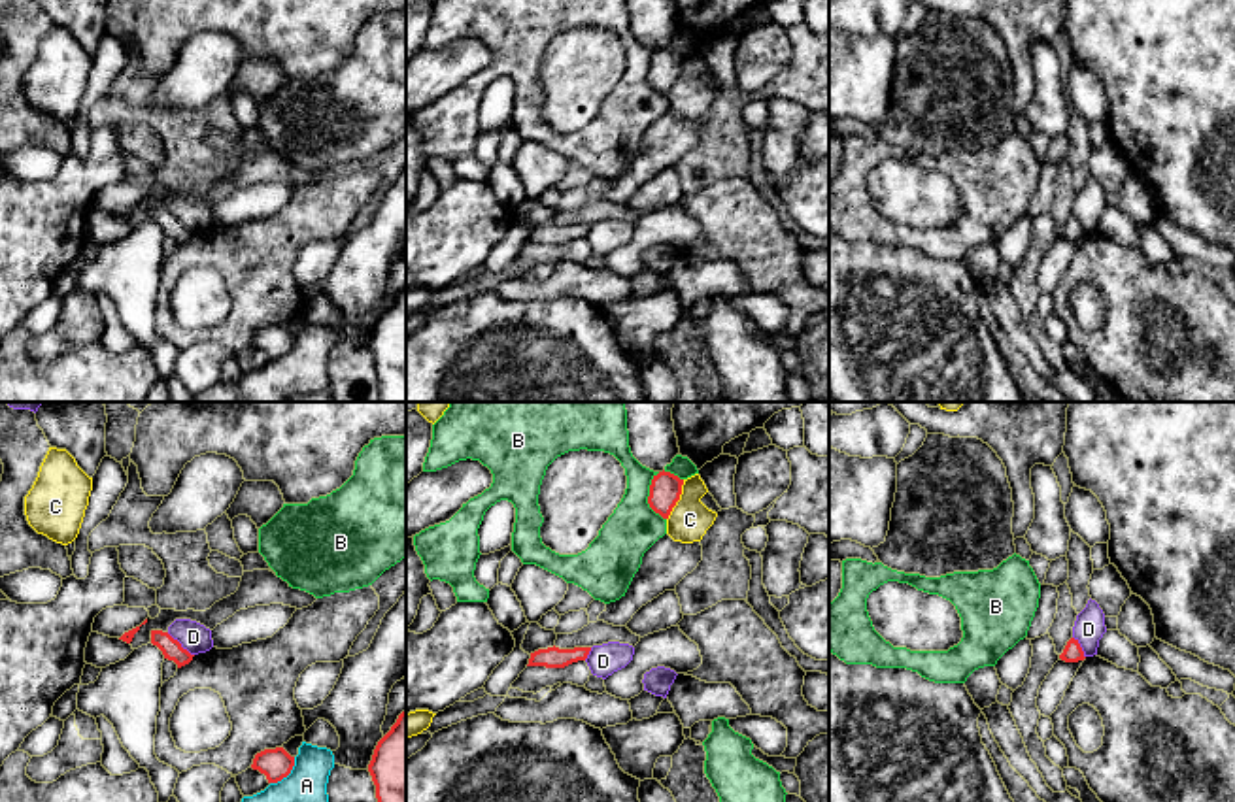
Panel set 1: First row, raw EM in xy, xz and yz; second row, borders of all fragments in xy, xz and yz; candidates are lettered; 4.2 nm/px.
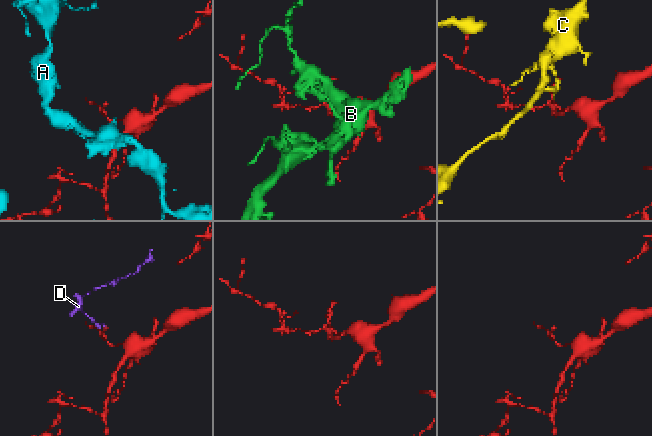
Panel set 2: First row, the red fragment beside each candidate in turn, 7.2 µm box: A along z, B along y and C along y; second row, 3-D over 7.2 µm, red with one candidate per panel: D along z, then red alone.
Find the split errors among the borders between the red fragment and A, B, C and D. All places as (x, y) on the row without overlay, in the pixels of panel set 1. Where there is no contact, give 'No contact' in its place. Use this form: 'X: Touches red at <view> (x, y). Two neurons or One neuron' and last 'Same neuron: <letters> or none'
A: Touches red at xy (287, 351). Two neurons
B: Touches red at xz (648, 74). Two neurons
C: Touches red at xz (678, 76). Two neurons
D: Touches red at xy (180, 221). Two neurons
Same neuron: none

